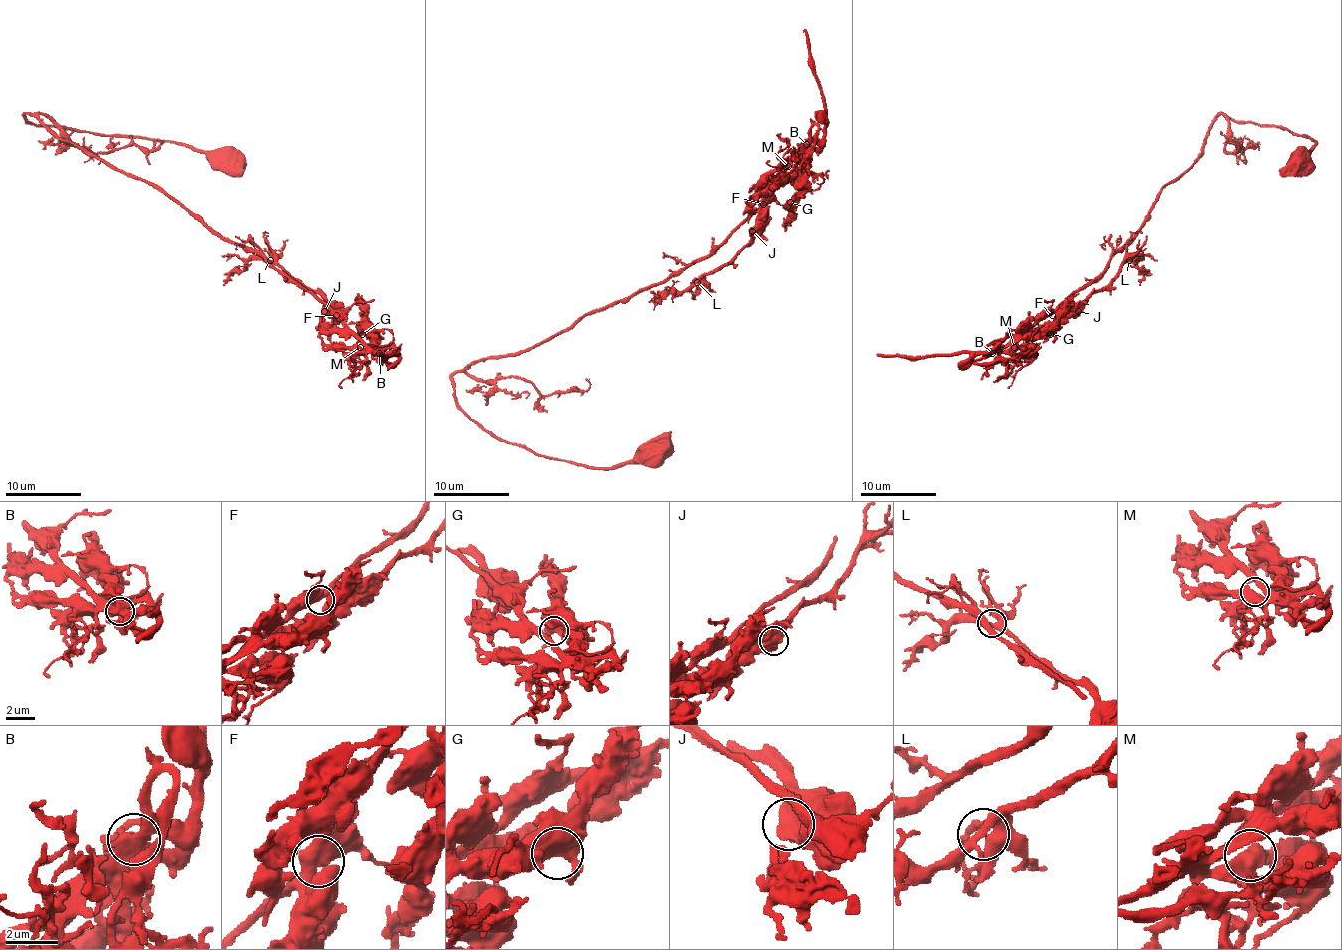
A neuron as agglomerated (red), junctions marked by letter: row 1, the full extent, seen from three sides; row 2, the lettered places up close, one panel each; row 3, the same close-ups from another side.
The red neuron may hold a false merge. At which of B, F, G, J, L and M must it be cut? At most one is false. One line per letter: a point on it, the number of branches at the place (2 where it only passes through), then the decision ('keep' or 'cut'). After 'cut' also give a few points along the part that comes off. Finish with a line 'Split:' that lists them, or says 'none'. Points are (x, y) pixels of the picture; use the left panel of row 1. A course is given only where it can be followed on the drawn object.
B: place (379, 353); branches 2; keep
F: place (336, 315); branches 2; keep
G: place (362, 334); branches 2; keep
J: place (324, 311); branches 2; keep
L: place (270, 260); branches 2; keep
M: place (360, 347); branches 2; keep
Split: none

